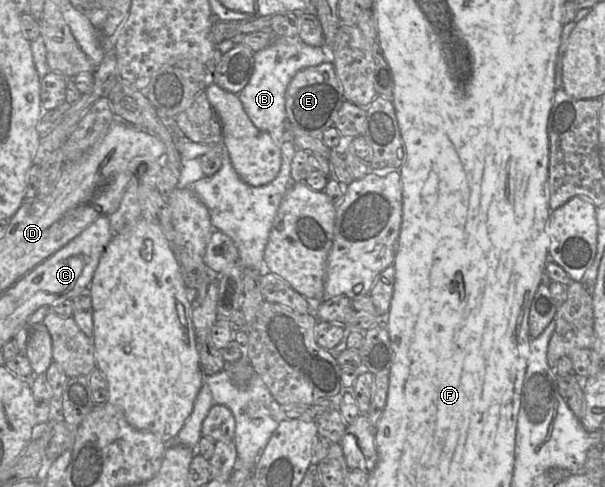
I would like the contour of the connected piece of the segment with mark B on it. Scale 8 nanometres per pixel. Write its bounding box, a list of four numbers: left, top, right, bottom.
[238,36,330,147]

